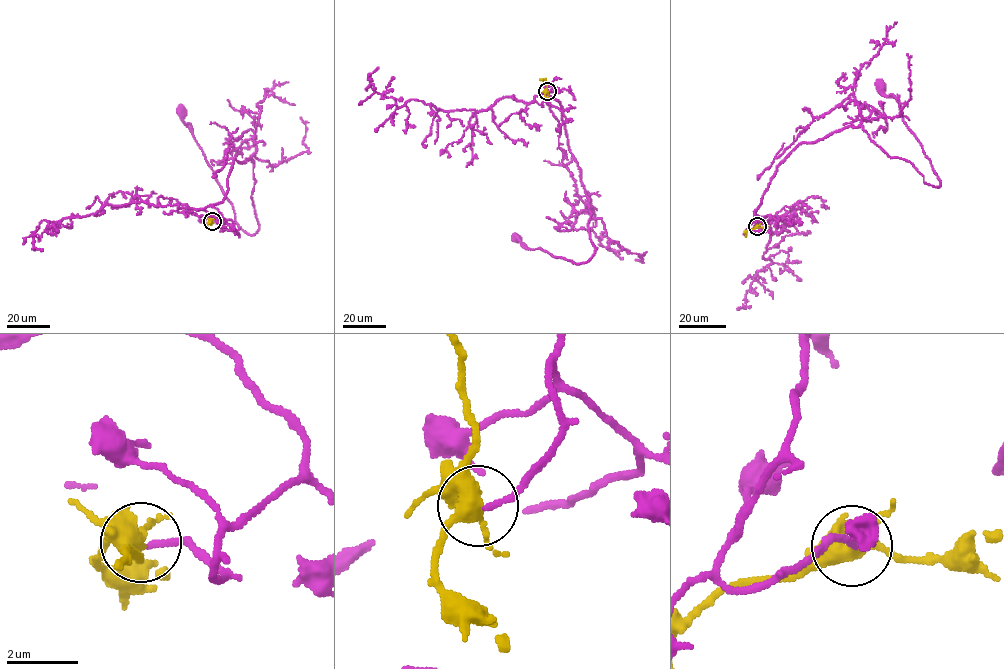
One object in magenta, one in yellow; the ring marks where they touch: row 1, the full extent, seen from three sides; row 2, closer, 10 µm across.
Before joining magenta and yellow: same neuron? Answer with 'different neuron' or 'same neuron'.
same neuron

